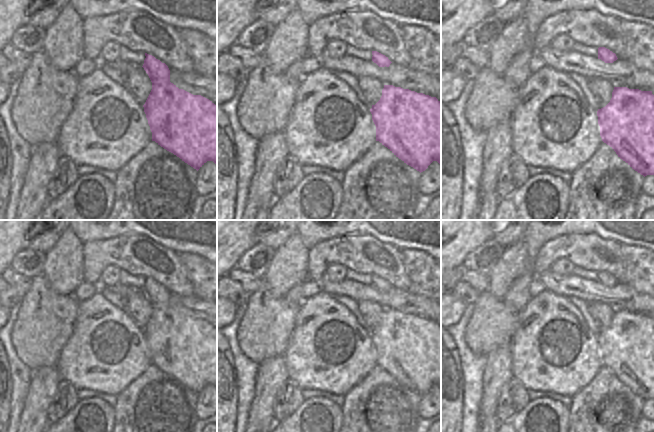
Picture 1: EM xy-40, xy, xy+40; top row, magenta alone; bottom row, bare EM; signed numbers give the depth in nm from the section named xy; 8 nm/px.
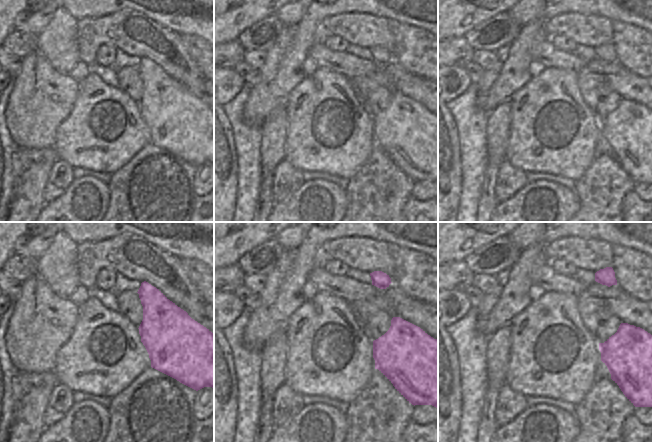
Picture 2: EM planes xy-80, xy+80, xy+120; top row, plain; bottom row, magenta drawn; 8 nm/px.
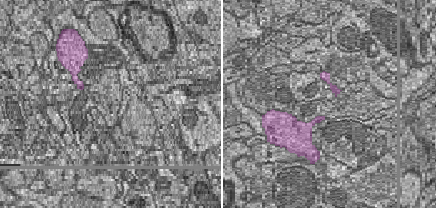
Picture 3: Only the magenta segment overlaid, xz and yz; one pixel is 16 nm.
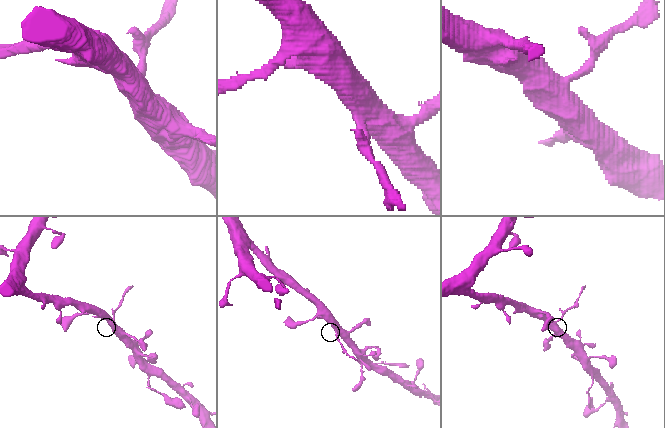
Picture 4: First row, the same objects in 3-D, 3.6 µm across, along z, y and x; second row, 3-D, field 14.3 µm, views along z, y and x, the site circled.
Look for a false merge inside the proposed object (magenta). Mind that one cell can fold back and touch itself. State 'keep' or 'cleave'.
cleave

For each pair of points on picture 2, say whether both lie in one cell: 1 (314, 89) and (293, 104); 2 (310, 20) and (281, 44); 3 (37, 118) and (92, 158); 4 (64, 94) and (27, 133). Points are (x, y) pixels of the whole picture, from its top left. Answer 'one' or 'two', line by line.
1: one
2: two
3: two
4: one

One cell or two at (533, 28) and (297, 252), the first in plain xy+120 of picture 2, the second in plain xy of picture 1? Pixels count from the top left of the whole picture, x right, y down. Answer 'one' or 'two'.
two

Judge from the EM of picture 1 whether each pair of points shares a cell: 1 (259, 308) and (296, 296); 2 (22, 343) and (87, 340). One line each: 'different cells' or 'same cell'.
1: different cells
2: different cells

